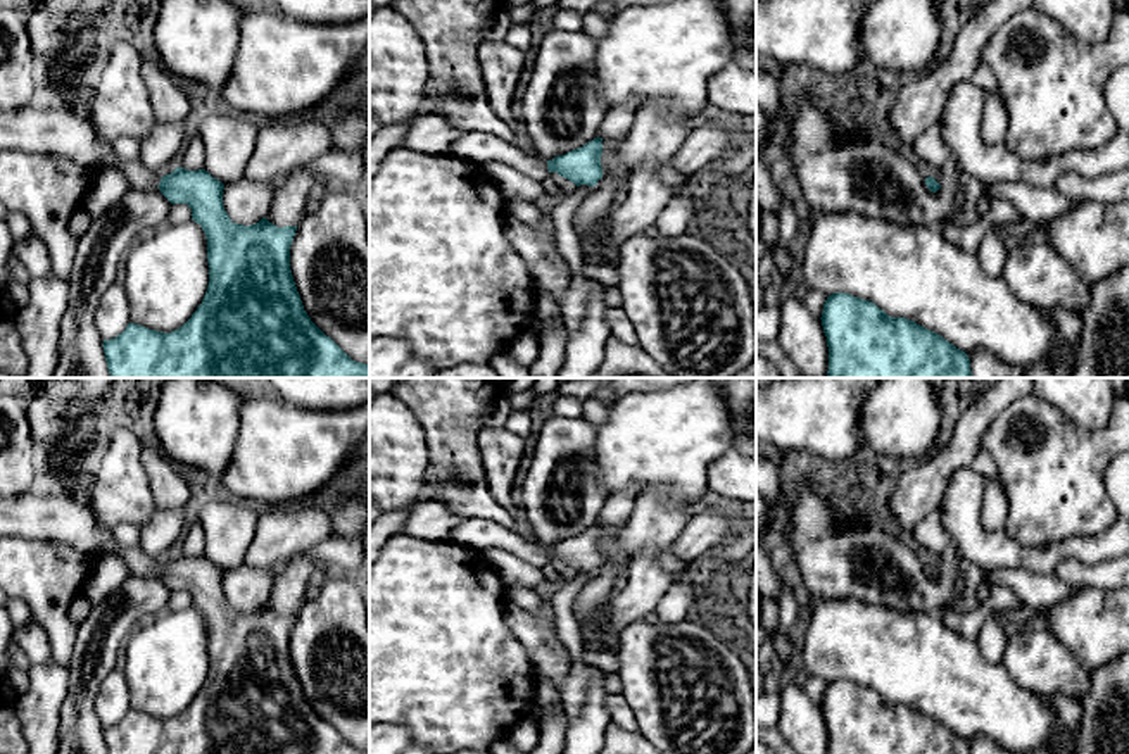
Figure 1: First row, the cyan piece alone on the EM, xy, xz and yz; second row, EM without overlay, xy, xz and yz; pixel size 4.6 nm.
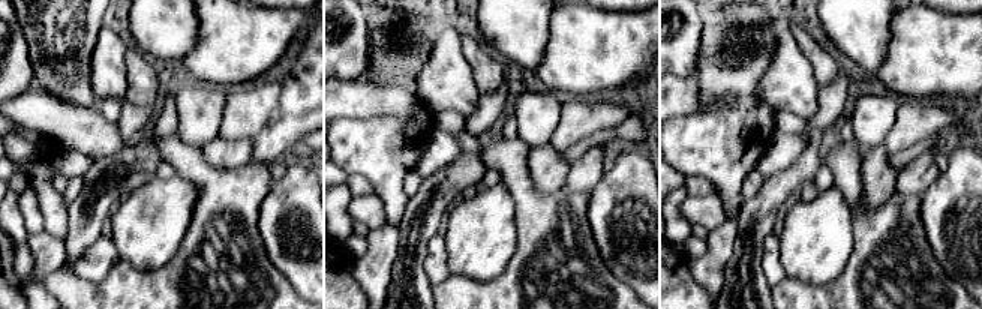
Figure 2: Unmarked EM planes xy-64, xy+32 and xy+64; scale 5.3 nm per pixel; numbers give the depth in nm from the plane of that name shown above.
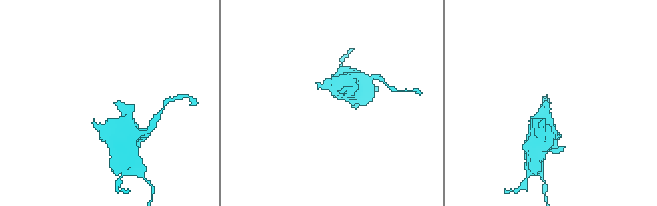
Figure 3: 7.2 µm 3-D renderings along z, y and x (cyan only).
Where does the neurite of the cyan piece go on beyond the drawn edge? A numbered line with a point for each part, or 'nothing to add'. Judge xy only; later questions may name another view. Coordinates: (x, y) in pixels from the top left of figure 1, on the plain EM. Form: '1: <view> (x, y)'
1: xy (42, 515)

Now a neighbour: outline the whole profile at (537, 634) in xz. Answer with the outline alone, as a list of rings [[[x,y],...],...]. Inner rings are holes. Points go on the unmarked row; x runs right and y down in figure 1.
[[[542,599],[537,614],[509,604],[504,609],[504,623],[527,649],[537,675],[547,678],[559,690],[570,673],[571,661],[556,631],[552,600]]]

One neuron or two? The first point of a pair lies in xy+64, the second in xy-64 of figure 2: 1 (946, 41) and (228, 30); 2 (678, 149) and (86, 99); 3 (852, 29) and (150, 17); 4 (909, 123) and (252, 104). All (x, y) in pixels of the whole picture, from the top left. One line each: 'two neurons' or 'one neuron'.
1: one neuron
2: two neurons
3: one neuron
4: one neuron

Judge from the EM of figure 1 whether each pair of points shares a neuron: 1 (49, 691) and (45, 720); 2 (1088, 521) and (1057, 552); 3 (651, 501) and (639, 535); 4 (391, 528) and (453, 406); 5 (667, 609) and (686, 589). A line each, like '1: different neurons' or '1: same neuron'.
1: same neuron
2: different neurons
3: same neuron
4: different neurons
5: same neuron

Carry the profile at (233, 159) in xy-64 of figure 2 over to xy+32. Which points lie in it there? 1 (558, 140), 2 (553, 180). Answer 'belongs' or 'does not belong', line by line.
1: does not belong
2: belongs

